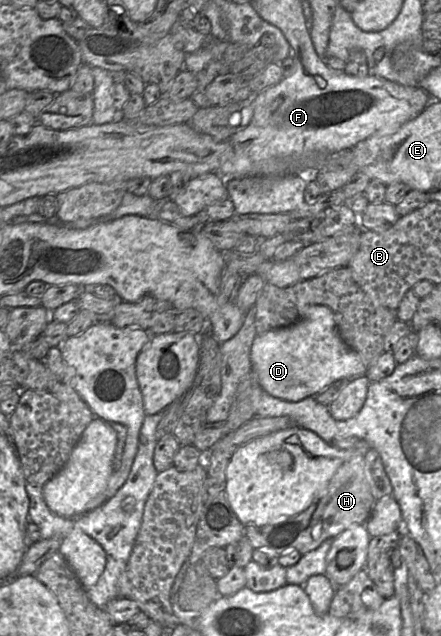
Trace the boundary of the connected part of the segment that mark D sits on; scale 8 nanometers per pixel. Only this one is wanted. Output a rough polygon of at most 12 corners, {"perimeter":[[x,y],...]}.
{"perimeter":[[311,305],[298,322],[258,334],[253,375],[298,402],[367,367]]}

